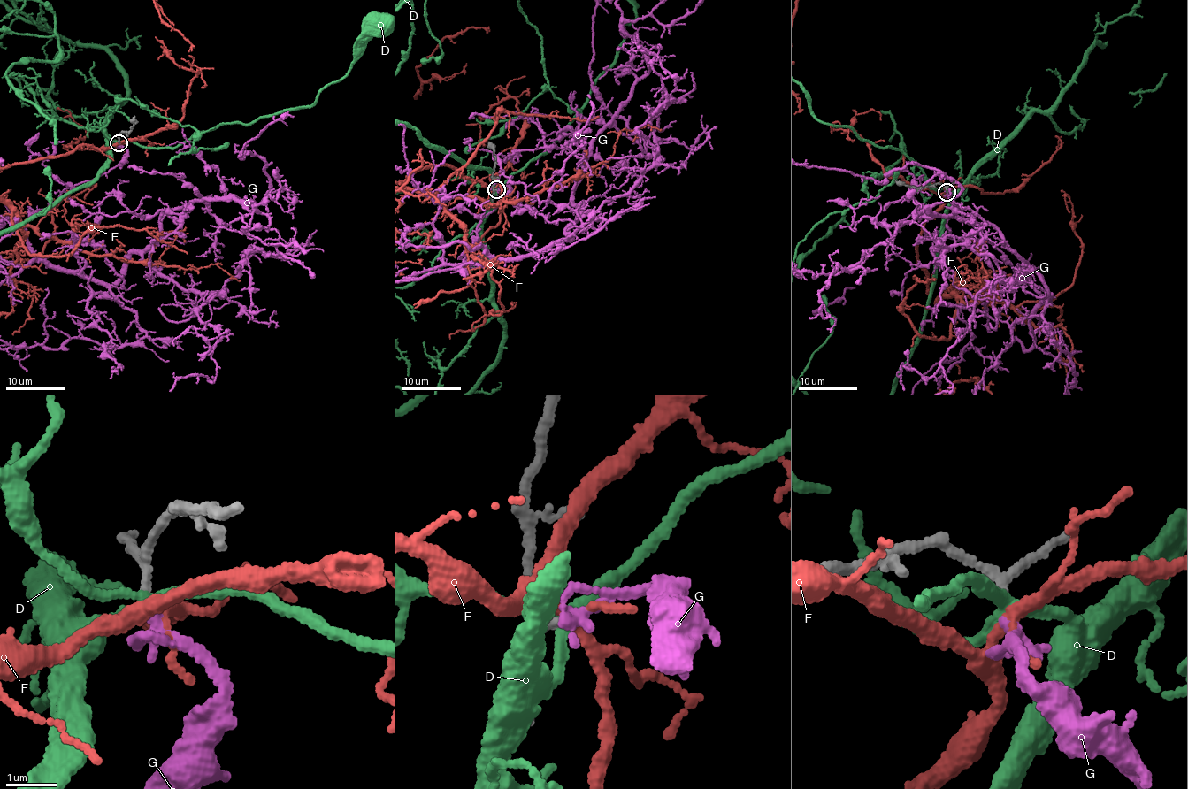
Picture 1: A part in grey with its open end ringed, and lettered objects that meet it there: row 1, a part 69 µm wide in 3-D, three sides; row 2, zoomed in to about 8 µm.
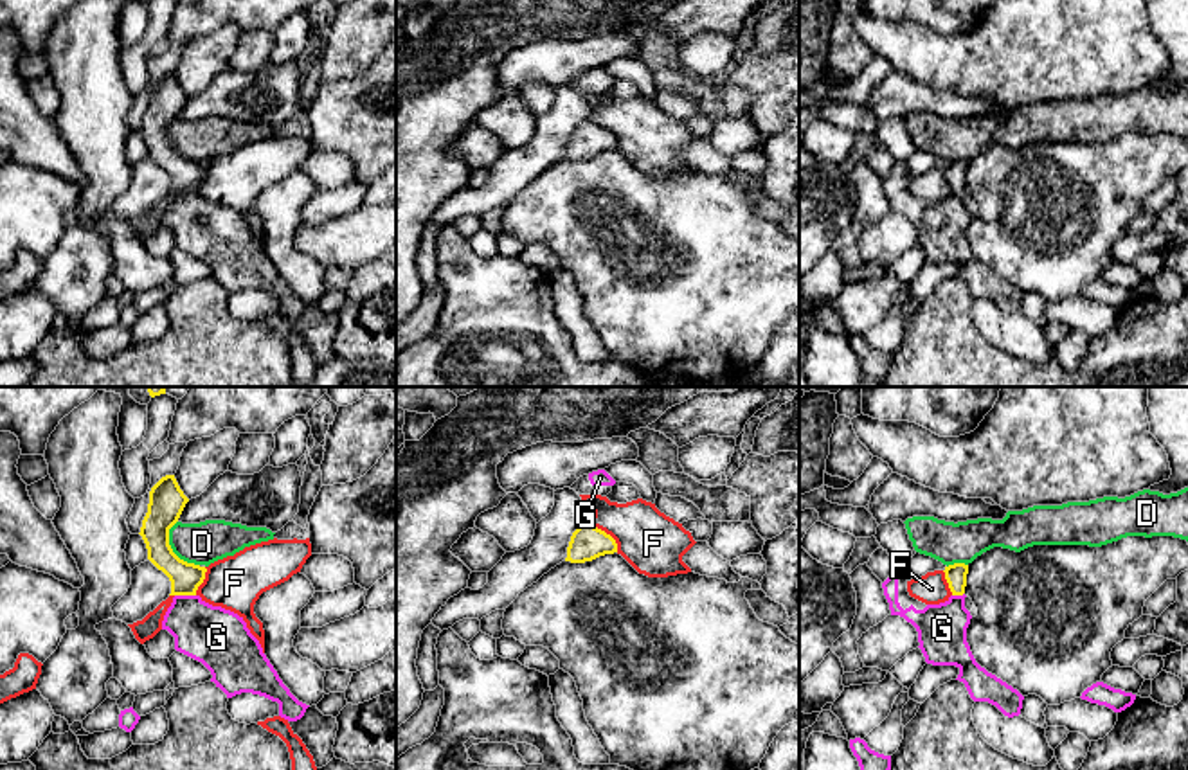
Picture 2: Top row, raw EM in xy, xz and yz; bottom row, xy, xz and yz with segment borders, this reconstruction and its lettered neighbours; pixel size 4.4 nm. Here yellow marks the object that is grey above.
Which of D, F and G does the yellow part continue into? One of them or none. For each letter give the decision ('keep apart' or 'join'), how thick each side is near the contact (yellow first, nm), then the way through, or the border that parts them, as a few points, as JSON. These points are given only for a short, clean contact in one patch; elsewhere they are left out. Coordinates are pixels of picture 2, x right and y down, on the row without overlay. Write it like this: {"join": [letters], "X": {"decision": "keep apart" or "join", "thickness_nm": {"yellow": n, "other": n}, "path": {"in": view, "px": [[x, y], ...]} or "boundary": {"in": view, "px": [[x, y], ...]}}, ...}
{"join": ["G"], "D": {"decision": "keep apart", "thickness_nm": {"yellow": 160, "other": 190}, "boundary": {"in": "xy", "px": [[177, 117], [170, 126], [170, 144], [180, 155], [198, 162]]}}, "F": {"decision": "keep apart", "thickness_nm": {"yellow": 160, "other": 280}, "boundary": {"in": "xz", "px": [[589, 119], [603, 126], [614, 137], [618, 148]]}}, "G": {"decision": "join", "thickness_nm": {"yellow": 140, "other": 260}, "path": {"in": "xy", "px": [[186, 175], [186, 191], [186, 204], [216, 234]]}}}

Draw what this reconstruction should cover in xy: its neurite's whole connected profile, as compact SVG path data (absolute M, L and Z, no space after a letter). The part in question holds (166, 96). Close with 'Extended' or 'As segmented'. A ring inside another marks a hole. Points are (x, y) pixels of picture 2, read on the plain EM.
M175 72L162 74L149 88L148 110L139 130L148 157L171 178L173 200L164 212L162 227L175 234L176 248L211 268L211 279L227 295L241 290L259 291L279 300L281 315L301 317L310 302L299 299L283 281L243 214L212 203L196 191L207 166L187 160L173 149L169 126L187 99Z. Extended

